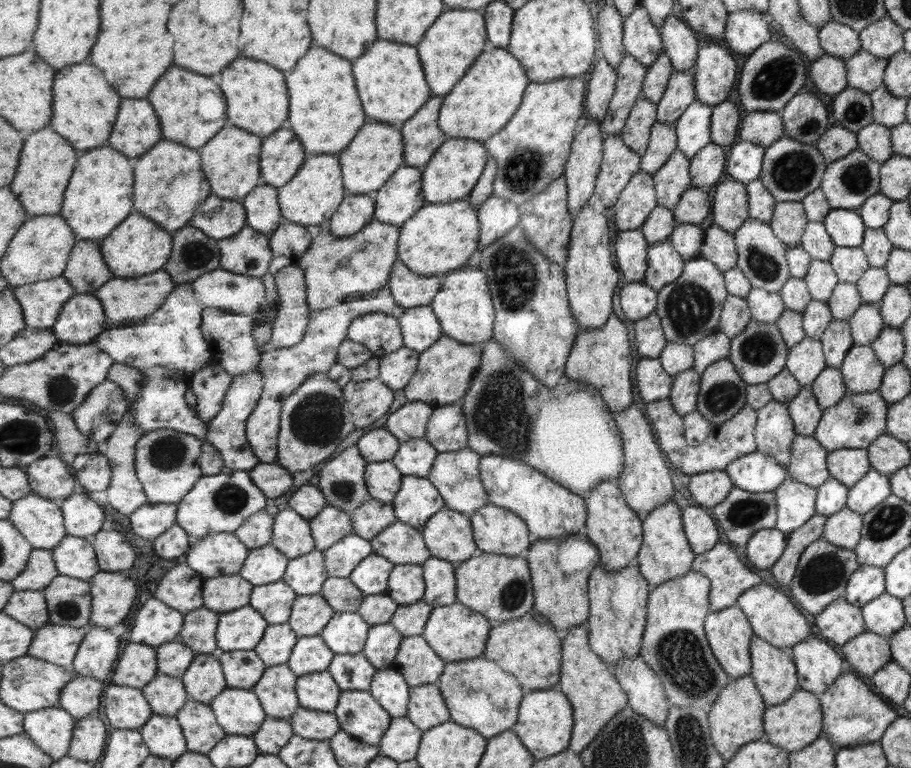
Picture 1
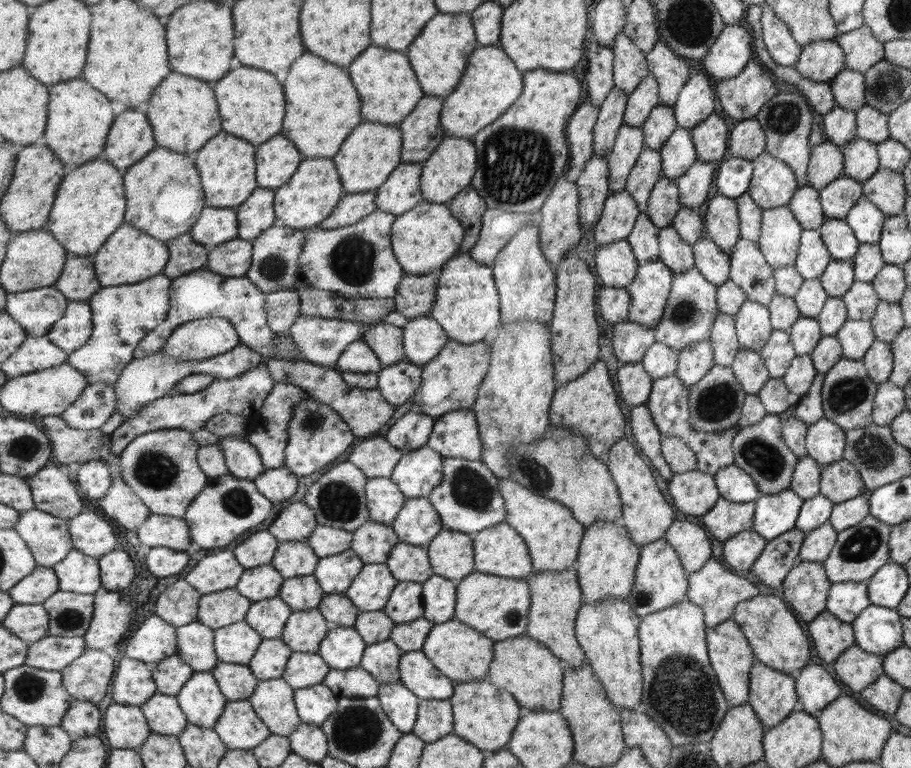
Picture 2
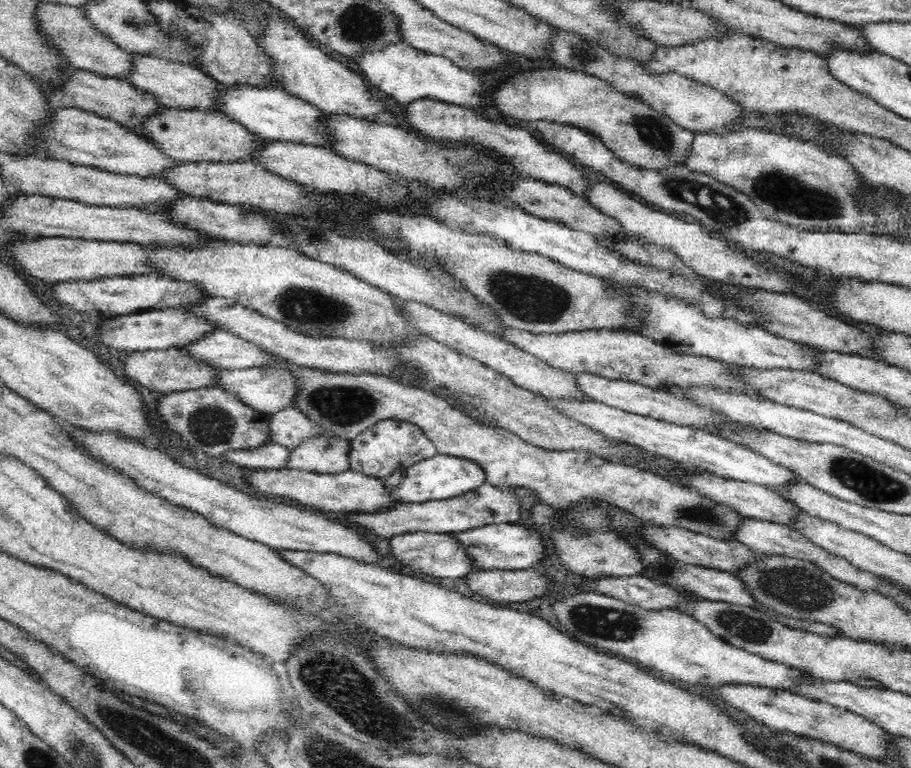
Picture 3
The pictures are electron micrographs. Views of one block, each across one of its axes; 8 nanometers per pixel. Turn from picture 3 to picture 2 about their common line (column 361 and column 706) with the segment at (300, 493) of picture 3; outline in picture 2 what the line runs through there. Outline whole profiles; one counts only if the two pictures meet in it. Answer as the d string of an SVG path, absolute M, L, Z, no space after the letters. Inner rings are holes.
M697 469L674 473L669 481L673 505L685 515L702 516L721 498L714 476Z

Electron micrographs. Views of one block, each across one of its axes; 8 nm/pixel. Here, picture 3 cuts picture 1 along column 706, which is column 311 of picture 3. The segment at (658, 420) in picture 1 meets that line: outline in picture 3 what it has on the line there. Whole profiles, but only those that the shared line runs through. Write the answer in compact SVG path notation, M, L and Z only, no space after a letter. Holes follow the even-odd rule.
M327 434L312 436L291 449L287 467L314 473L334 474L349 469L351 441Z

